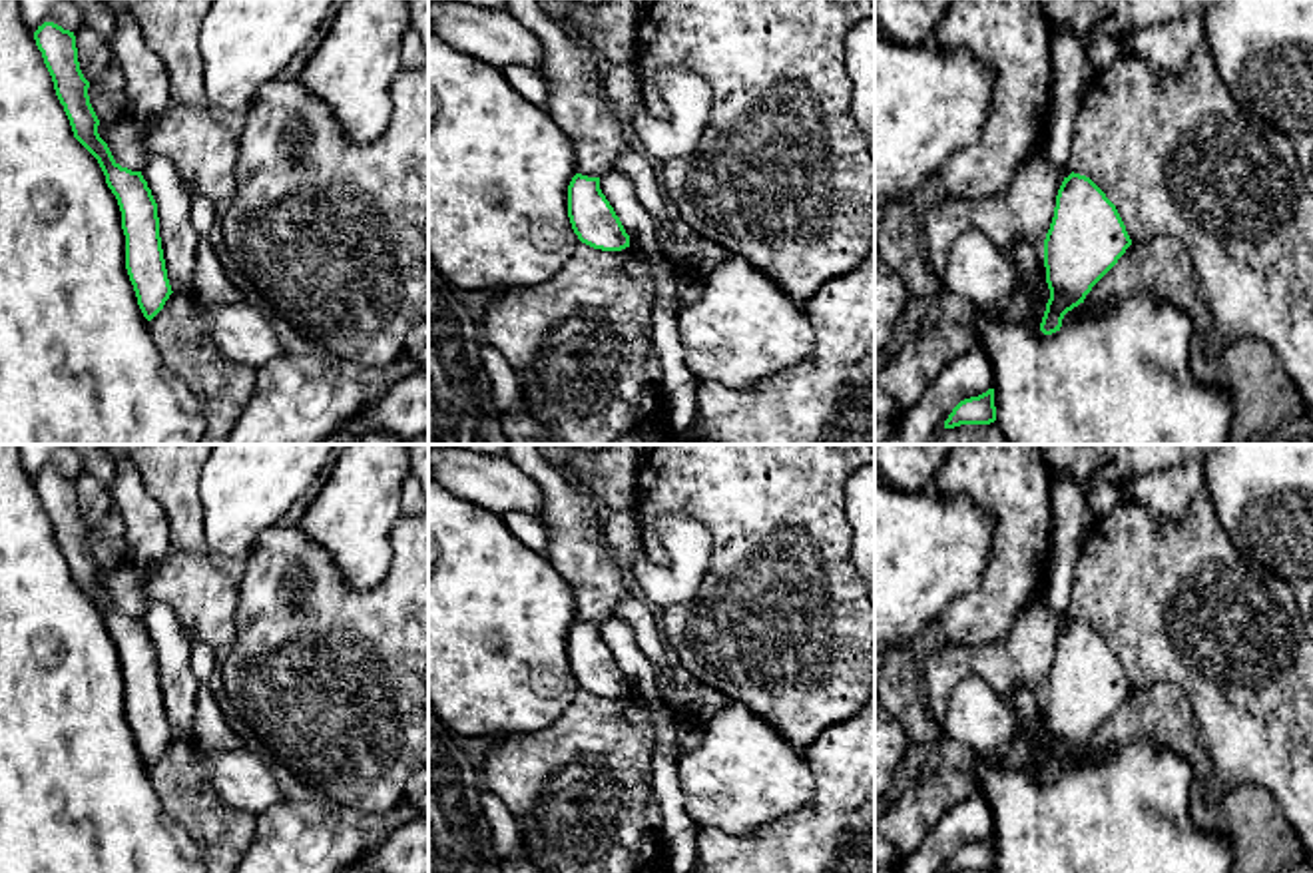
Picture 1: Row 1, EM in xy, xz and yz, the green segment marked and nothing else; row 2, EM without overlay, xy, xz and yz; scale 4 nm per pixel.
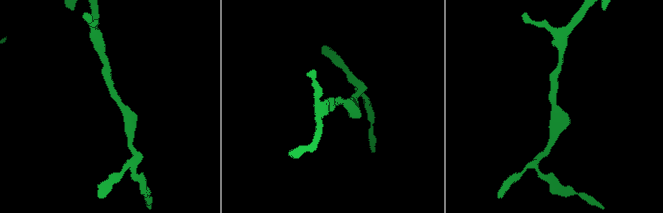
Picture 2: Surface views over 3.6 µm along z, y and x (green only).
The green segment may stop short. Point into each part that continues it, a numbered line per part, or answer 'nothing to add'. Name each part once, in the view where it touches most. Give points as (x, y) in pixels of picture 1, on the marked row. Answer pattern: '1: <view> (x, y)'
nothing to add

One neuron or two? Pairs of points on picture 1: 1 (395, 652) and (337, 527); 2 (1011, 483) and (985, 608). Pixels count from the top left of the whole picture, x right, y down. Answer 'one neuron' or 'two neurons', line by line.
1: two neurons
2: one neuron

